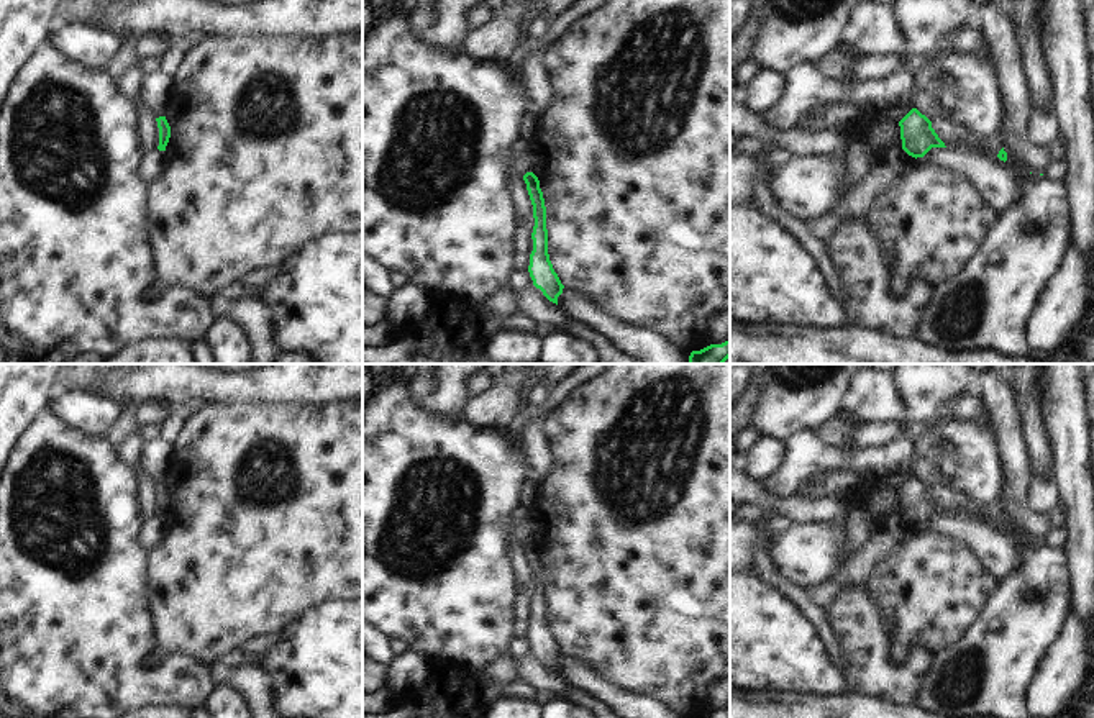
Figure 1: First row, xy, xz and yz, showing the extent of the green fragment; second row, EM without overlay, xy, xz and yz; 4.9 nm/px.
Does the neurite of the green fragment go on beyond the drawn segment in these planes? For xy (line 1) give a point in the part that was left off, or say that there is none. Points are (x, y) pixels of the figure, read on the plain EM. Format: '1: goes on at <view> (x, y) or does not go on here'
1: does not go on here

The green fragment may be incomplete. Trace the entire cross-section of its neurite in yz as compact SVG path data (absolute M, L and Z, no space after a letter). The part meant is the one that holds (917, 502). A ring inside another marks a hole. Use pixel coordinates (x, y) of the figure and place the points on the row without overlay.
M912 475L900 489L902 516L912 525L923 525L932 515L946 515L932 495L932 489Z

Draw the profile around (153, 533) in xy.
M157 515L144 520L139 538L148 552L153 552L167 536L166 520Z

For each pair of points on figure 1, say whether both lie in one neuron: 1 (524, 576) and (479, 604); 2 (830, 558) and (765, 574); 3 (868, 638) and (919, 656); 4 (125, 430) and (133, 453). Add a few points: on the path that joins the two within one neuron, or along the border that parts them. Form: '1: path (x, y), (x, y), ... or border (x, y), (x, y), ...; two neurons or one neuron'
1: border (512, 543), (512, 564), (517, 581); two neurons
2: border (768, 549), (774, 568), (804, 589); two neurons
3: path (875, 653), (893, 671), (904, 671); one neuron
4: path (125, 435), (130, 448); one neuron

